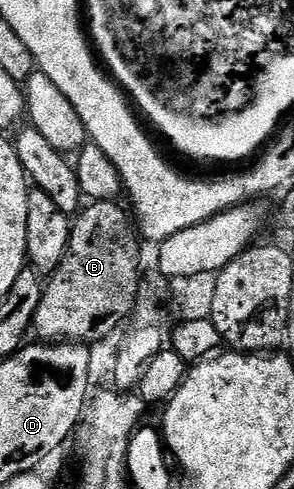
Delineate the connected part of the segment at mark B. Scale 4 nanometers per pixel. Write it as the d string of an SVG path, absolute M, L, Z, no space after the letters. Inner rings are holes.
M93 201L88 204L72 220L71 230L69 232L69 248L65 250L65 256L57 270L52 272L52 275L45 283L45 292L39 301L39 309L33 318L33 327L38 331L40 338L45 341L68 341L70 343L83 343L86 345L93 345L96 339L105 339L125 318L128 320L134 314L135 304L139 298L139 287L135 284L129 283L129 219L125 216L125 211L120 207L120 202L117 201Z

